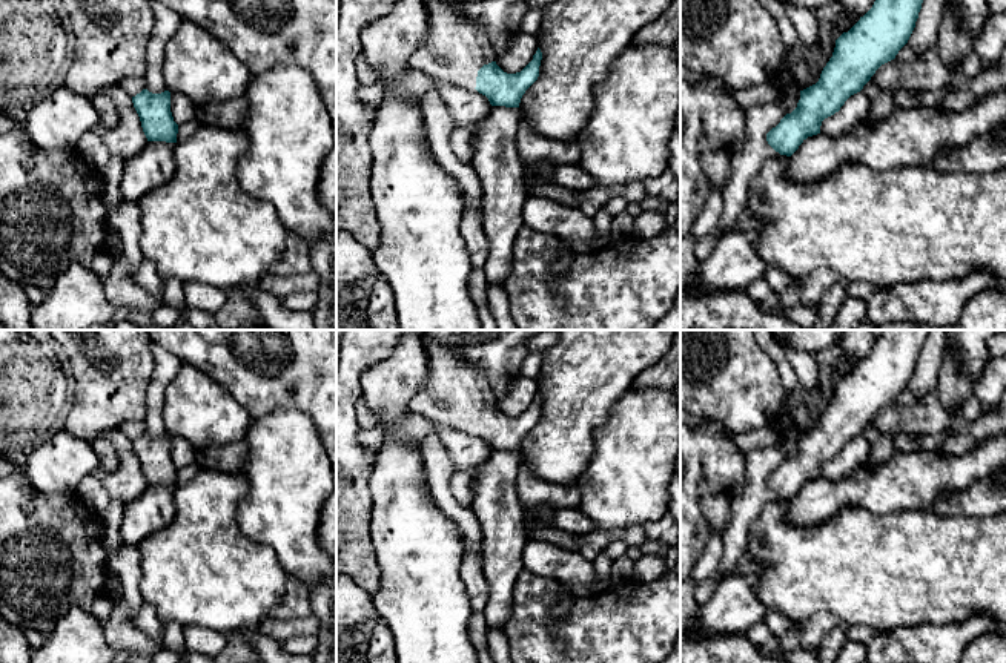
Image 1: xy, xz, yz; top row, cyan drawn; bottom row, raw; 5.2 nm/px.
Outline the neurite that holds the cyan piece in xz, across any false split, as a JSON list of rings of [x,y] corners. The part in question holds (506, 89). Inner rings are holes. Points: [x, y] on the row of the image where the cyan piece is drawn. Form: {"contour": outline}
{"contour": [[[424,0],[429,34],[412,55],[413,69],[433,78],[435,86],[452,83],[476,89],[491,106],[519,107],[525,91],[538,80],[542,52],[516,74],[504,72],[482,28],[441,0]]]}

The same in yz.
{"contour": [[[875,0],[872,8],[836,40],[832,57],[819,81],[800,91],[797,107],[766,134],[768,144],[780,155],[791,157],[808,137],[820,134],[822,121],[839,112],[845,101],[860,92],[875,71],[894,60],[908,43],[922,3],[923,0]]]}

